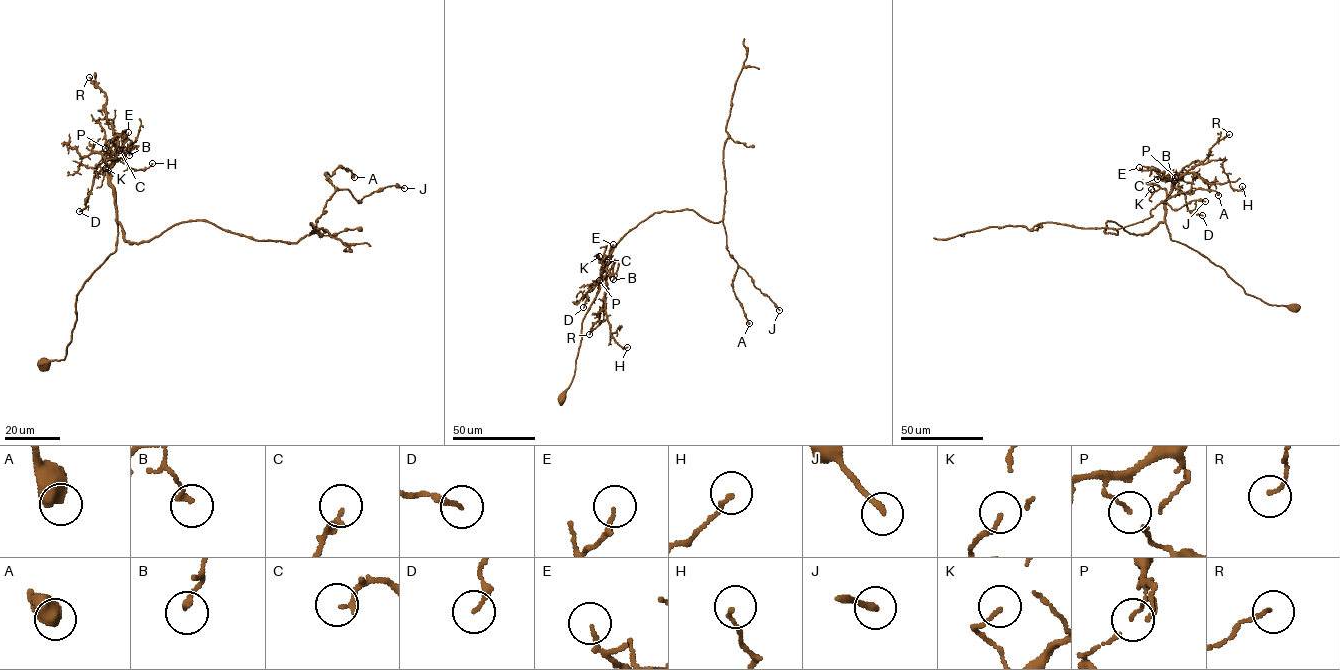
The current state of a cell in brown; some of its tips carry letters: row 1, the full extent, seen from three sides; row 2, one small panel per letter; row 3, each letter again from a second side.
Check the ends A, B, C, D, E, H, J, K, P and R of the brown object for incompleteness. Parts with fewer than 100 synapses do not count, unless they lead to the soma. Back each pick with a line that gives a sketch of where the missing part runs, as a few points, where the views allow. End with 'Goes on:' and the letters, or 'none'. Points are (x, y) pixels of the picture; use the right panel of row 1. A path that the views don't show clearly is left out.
Goes on: none

